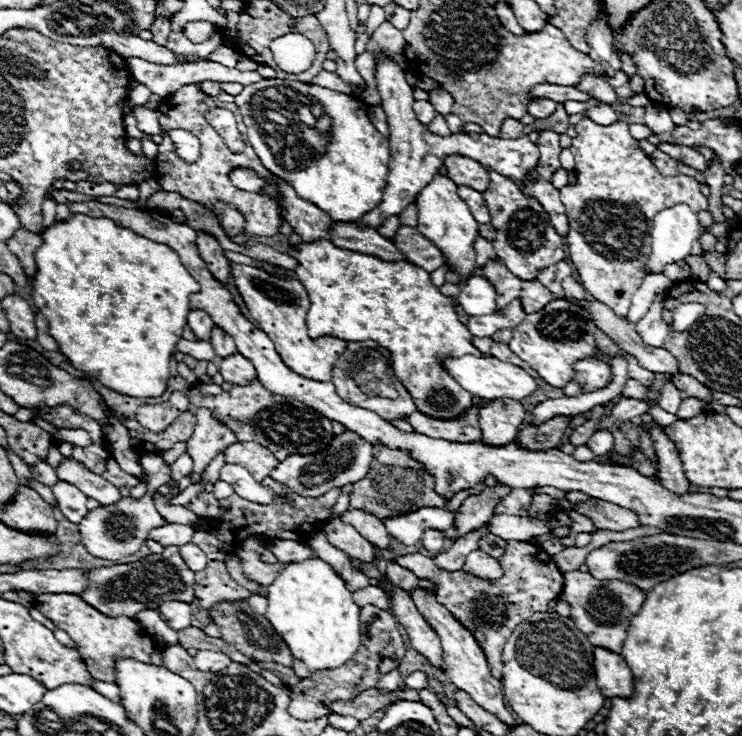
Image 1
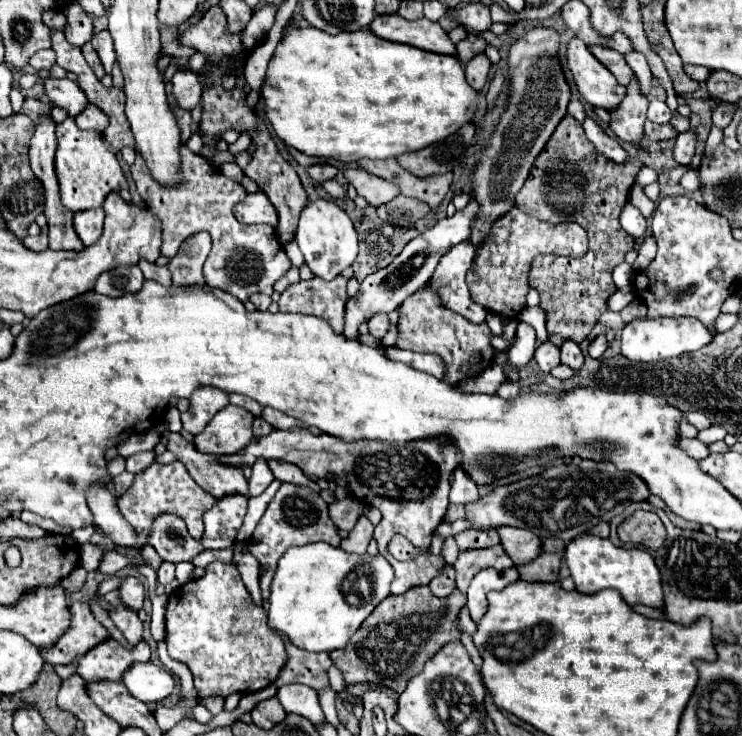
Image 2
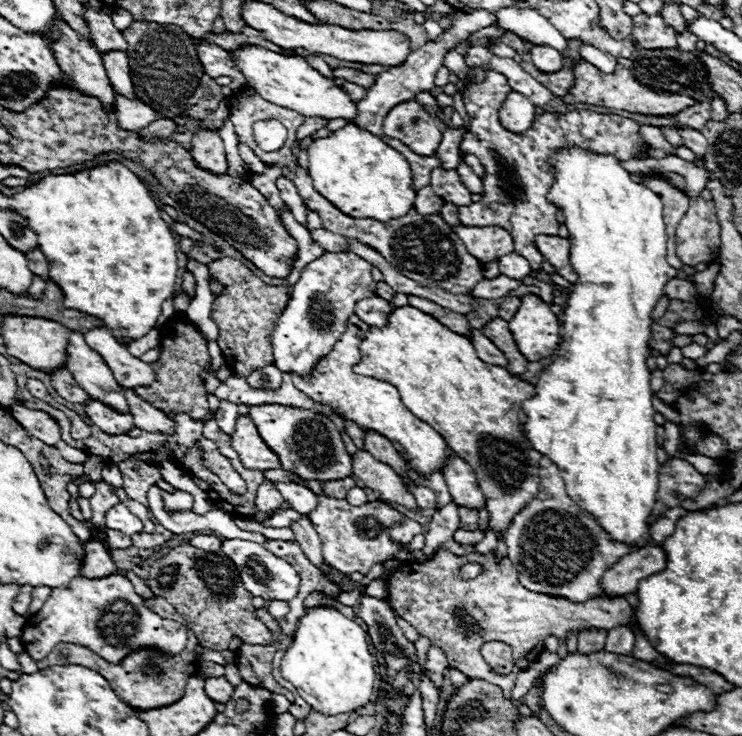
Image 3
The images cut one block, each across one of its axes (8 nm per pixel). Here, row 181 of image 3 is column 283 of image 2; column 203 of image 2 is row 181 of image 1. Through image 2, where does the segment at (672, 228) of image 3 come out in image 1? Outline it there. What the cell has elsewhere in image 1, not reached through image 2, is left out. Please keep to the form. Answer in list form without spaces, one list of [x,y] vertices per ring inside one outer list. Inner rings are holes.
[[[584,118],[576,124],[578,136],[572,140],[570,152],[574,154],[574,174],[576,184],[564,186],[560,190],[560,202],[566,208],[566,218],[570,224],[566,244],[570,260],[580,276],[580,284],[584,290],[598,302],[606,304],[616,316],[626,318],[634,292],[642,286],[646,278],[646,264],[650,256],[650,232],[654,216],[666,206],[674,206],[674,202],[686,202],[694,212],[706,210],[708,200],[700,192],[700,184],[690,176],[662,176],[652,164],[650,156],[646,156],[638,140],[634,140],[628,132],[628,124],[614,122],[610,126],[600,126],[590,118]]]

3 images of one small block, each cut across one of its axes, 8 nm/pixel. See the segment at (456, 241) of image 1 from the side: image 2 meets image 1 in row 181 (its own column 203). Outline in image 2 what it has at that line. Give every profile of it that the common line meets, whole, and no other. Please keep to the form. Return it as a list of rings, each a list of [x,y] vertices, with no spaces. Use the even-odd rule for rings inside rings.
[[[228,404],[208,422],[206,430],[196,436],[194,446],[200,452],[210,452],[216,456],[236,454],[252,440],[252,422],[252,412]]]

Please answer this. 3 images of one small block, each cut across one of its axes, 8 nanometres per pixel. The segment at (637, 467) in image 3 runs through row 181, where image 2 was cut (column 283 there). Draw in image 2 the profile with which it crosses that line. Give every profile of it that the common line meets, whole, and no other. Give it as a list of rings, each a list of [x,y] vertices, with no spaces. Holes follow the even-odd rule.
[[[326,542],[292,546],[280,558],[272,580],[270,628],[284,632],[292,644],[310,652],[344,648],[372,610],[390,594],[392,580],[394,568],[382,554],[350,554]]]

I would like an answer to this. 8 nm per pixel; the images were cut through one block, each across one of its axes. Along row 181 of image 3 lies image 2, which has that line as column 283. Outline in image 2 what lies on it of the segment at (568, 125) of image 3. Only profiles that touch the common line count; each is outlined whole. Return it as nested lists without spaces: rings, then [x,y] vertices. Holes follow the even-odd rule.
[[[282,483],[252,534],[252,540],[250,540],[252,548],[248,548],[250,554],[260,562],[260,590],[262,590],[264,600],[270,598],[270,584],[272,584],[272,576],[276,572],[276,564],[278,564],[280,556],[288,550],[288,546],[310,544],[314,540],[324,540],[332,546],[340,544],[338,528],[330,522],[330,516],[328,516],[328,504],[320,498],[318,492],[314,492],[308,486]]]

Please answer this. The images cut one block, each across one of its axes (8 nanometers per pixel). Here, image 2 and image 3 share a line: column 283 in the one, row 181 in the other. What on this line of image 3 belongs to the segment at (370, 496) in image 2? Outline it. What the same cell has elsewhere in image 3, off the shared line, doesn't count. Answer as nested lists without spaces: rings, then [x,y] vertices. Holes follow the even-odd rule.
[[[434,168],[430,176],[430,186],[432,190],[444,198],[446,202],[454,206],[470,206],[470,192],[468,188],[460,182],[460,176],[456,170],[444,170],[444,168]]]

